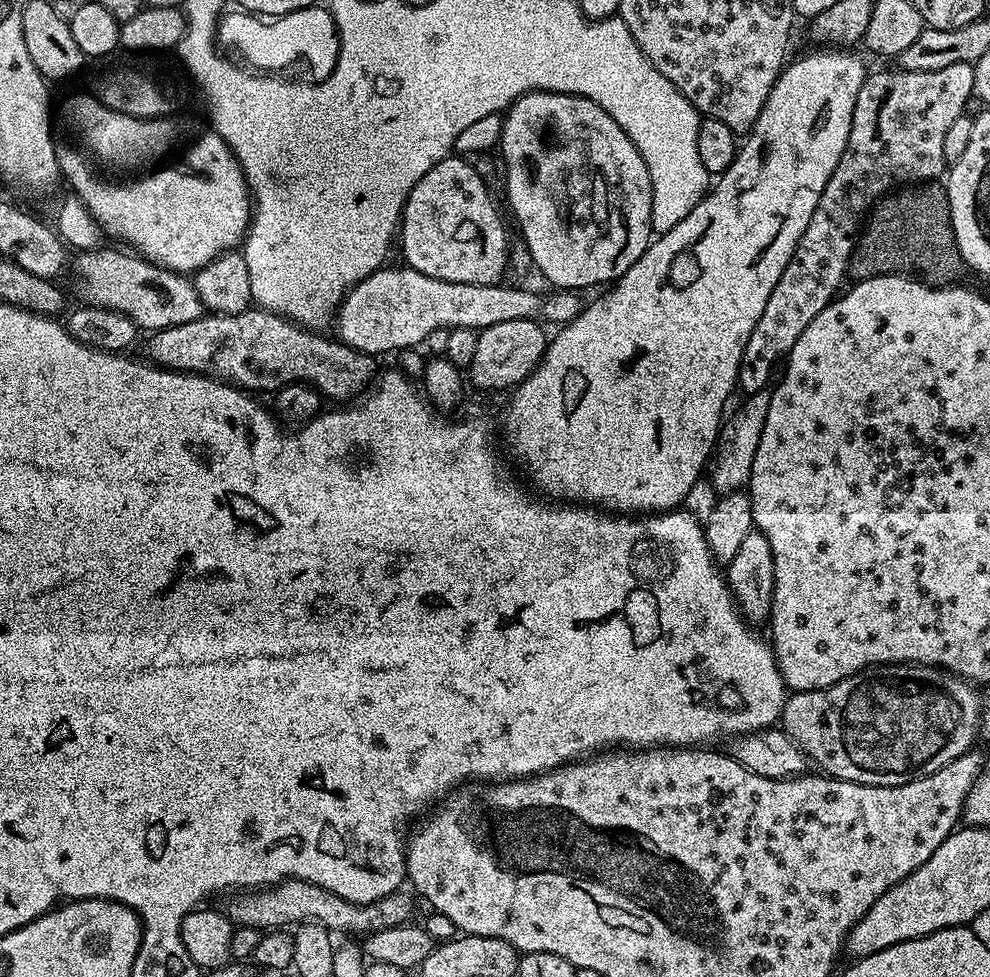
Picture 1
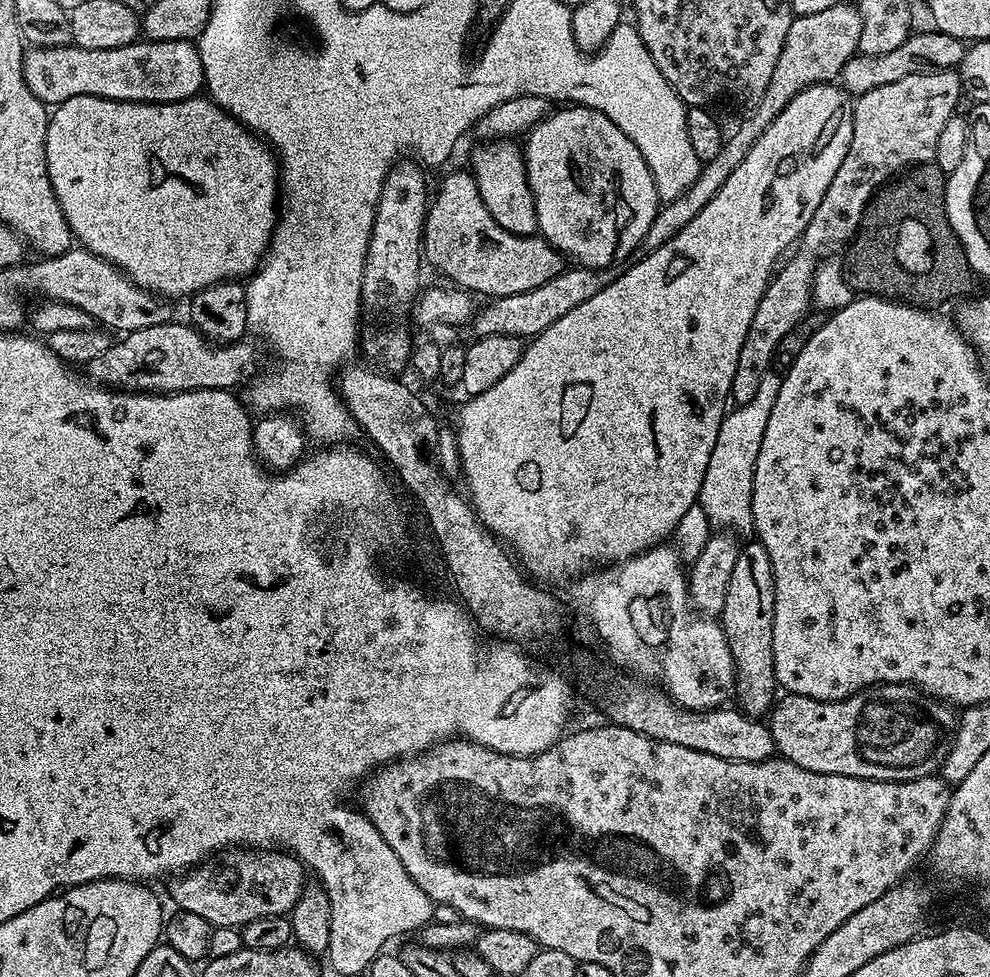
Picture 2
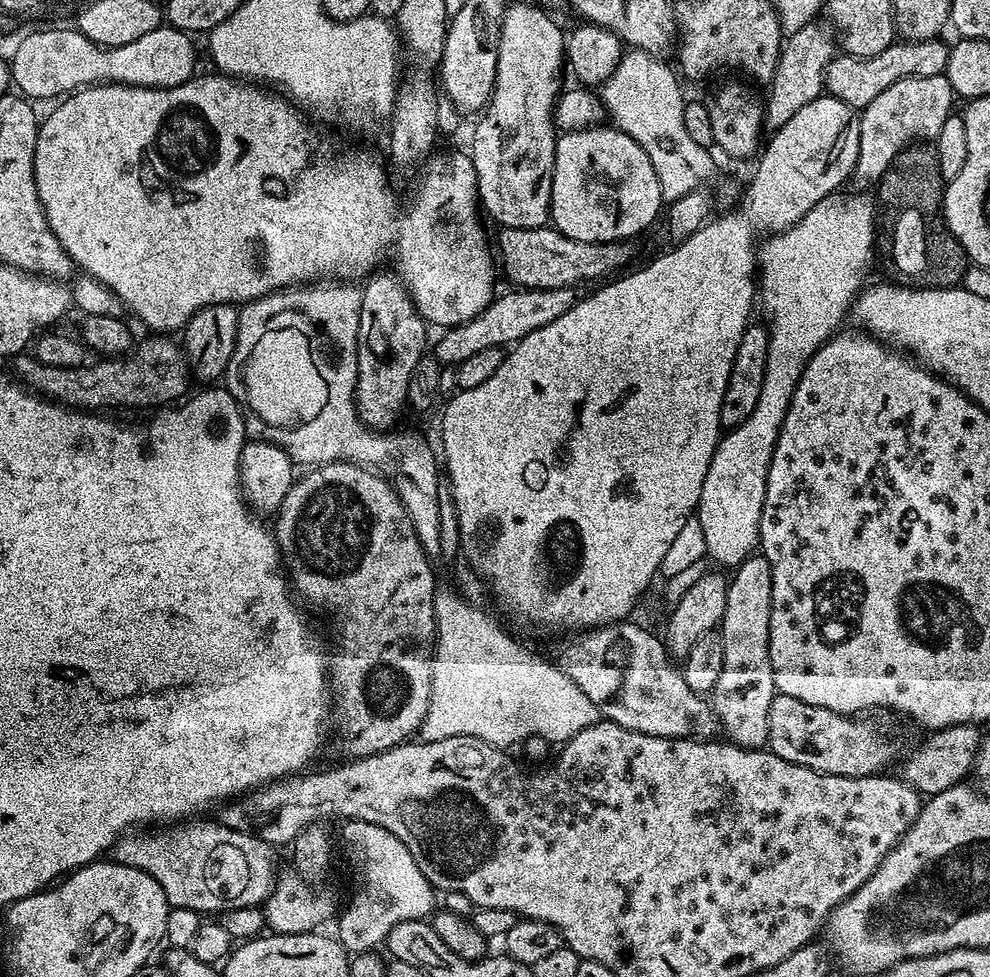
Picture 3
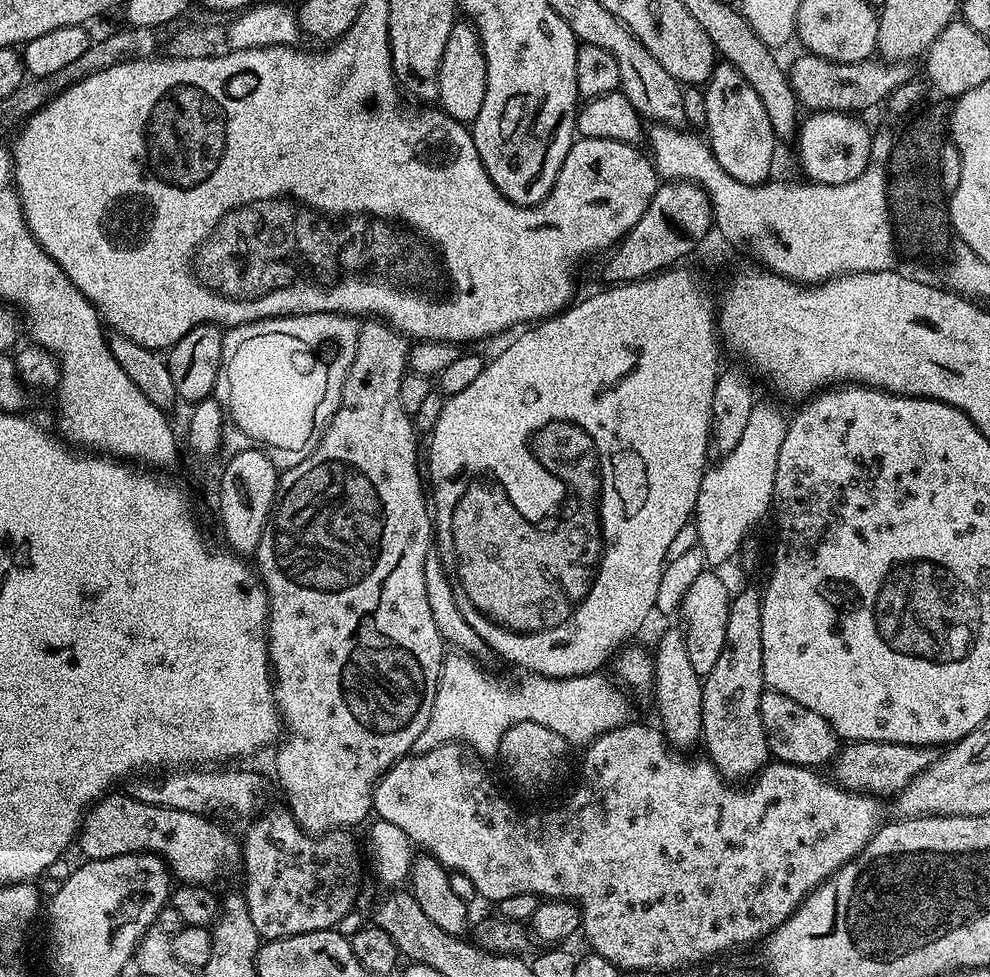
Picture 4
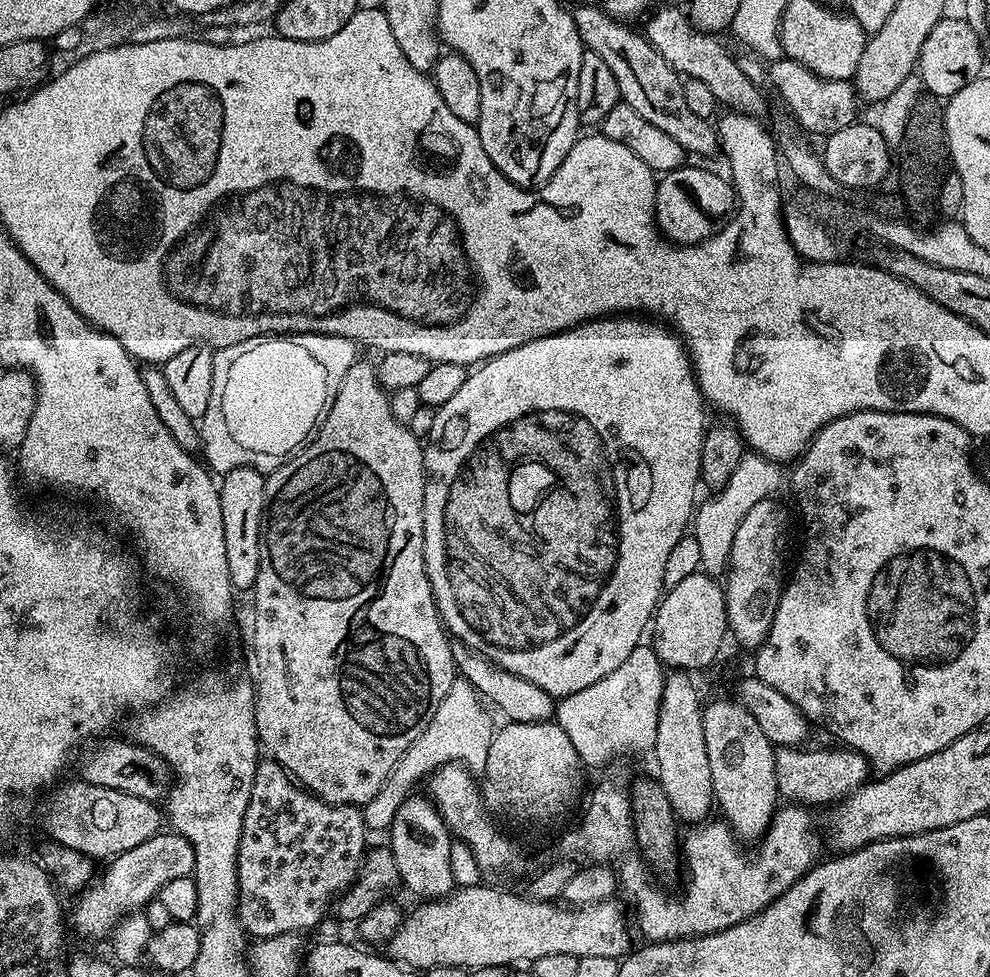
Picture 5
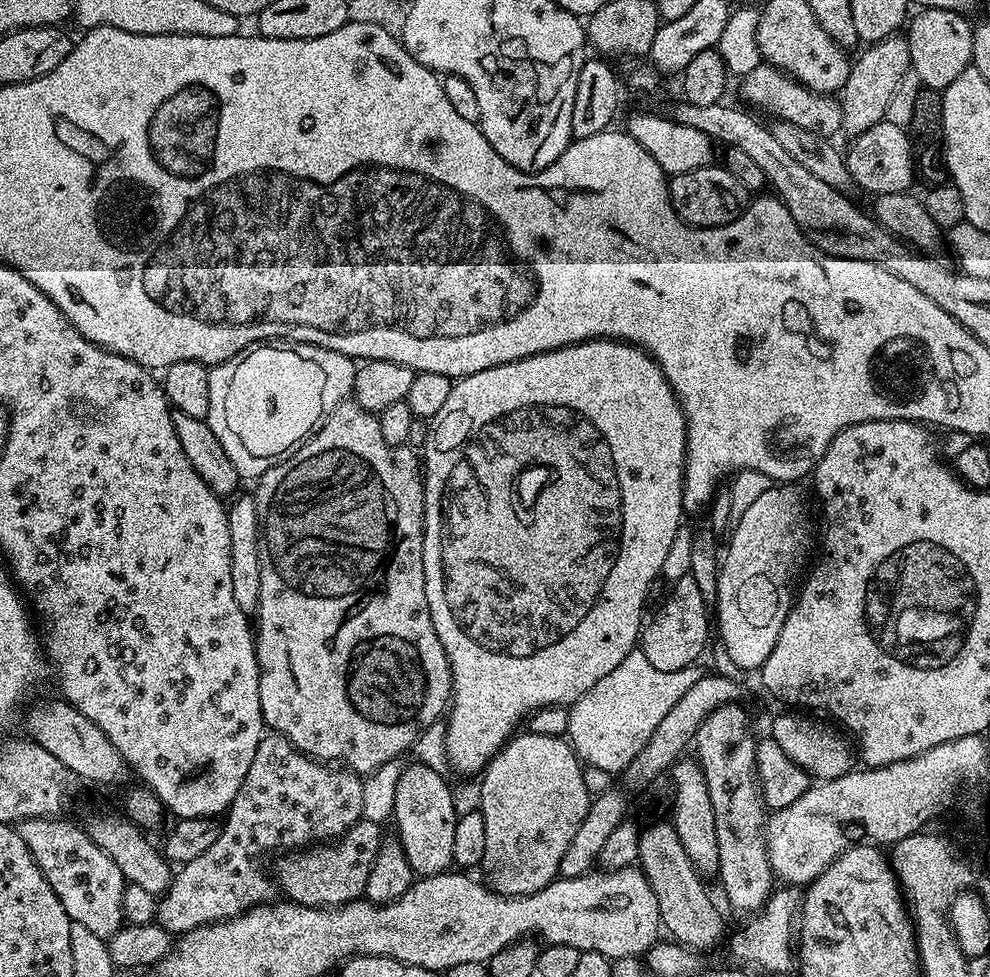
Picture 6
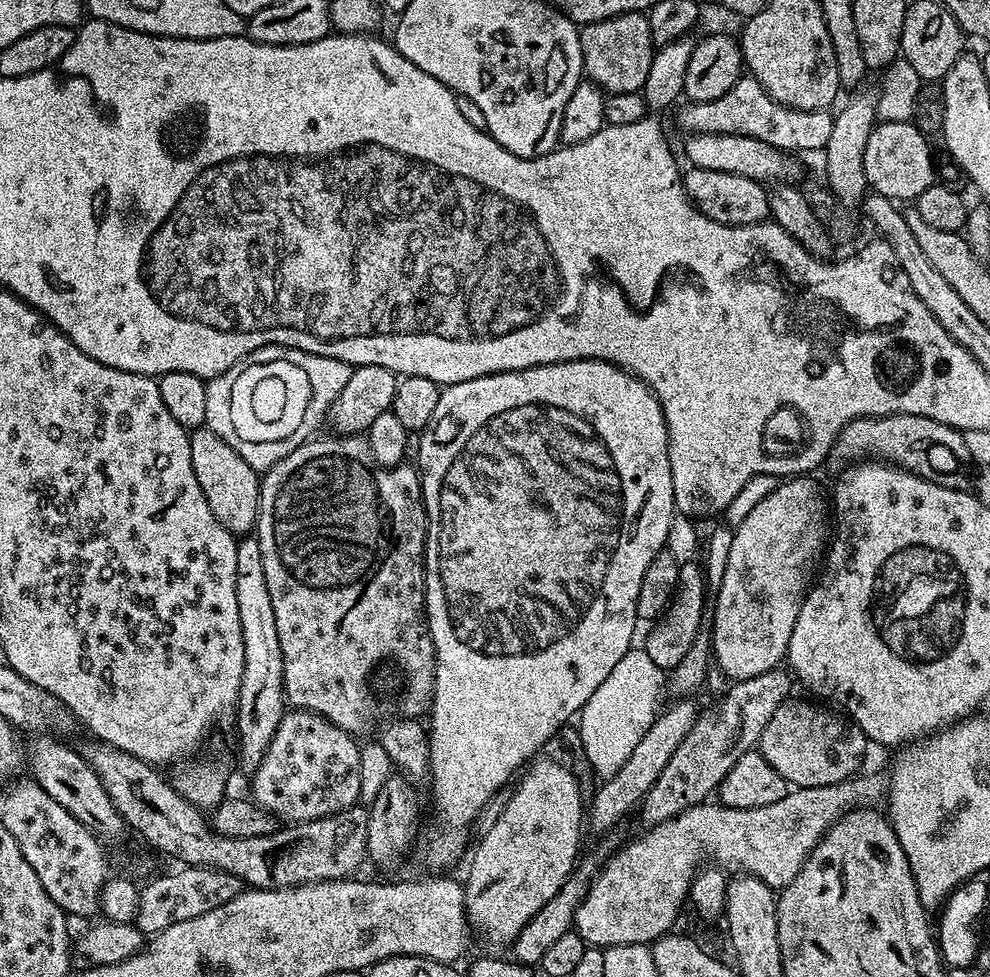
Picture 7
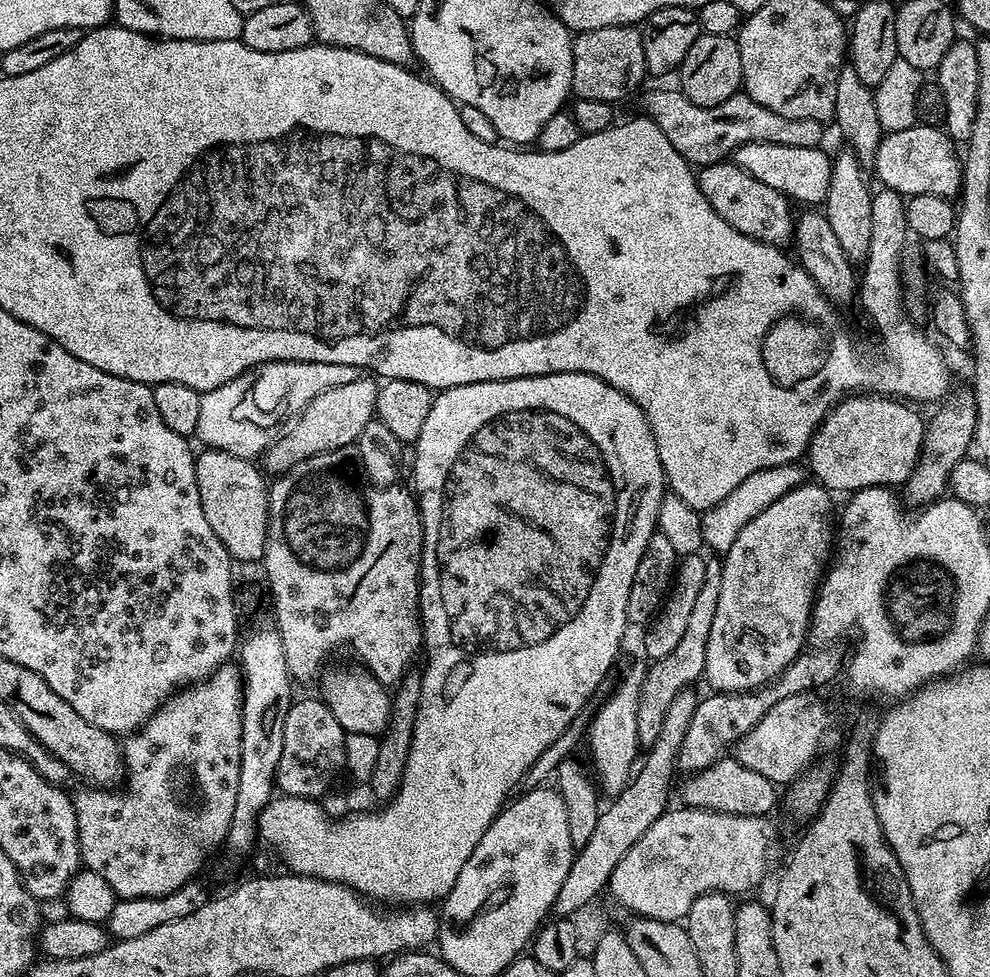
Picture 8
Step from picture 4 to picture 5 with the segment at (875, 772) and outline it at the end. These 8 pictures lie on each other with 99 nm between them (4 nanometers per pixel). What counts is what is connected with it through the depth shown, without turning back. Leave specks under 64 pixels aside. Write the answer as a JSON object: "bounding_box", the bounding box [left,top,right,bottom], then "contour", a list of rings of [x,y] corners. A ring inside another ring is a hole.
{"bounding_box":[775,746,870,806],"contour":[[[804,746],[775,749],[776,791],[785,801],[795,802],[801,806],[828,803],[831,805],[853,788],[860,788],[868,783],[870,761],[862,753],[855,752],[847,746],[836,746],[833,752],[828,748],[816,748],[813,752],[807,752],[806,749]]]}

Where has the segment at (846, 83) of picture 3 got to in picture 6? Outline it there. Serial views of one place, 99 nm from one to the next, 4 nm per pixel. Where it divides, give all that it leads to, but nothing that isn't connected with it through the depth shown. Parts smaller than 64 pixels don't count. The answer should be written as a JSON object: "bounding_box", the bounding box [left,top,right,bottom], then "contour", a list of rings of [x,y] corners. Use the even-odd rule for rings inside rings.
{"bounding_box":[739,62,842,138],"contour":[[[761,62],[754,66],[754,70],[750,70],[750,74],[746,74],[739,84],[741,94],[749,100],[747,103],[753,109],[761,108],[756,110],[765,117],[785,120],[794,126],[802,126],[802,130],[810,130],[814,134],[829,138],[835,137],[835,132],[839,133],[842,129],[842,106],[835,95],[810,90],[805,84],[798,83],[793,76],[787,76],[772,64]]]}

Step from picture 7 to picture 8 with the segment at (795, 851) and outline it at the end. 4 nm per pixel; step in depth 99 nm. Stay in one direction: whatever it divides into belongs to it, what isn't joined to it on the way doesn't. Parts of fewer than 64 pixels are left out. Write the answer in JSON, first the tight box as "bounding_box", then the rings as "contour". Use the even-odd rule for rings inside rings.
{"bounding_box":[607,806,776,922],"contour":[[[679,806],[673,810],[667,810],[662,813],[656,822],[640,838],[635,842],[634,846],[630,846],[630,850],[626,851],[625,857],[618,862],[613,870],[607,885],[607,895],[612,895],[626,911],[632,912],[633,917],[645,916],[651,920],[667,920],[669,922],[680,922],[685,919],[690,910],[690,906],[694,906],[694,902],[698,898],[702,898],[702,894],[707,892],[726,892],[729,894],[737,894],[736,892],[748,892],[751,888],[756,888],[768,876],[768,863],[772,860],[772,855],[776,852],[776,828],[771,824],[768,816],[743,816],[742,814],[722,814],[714,810],[706,810],[705,808],[690,808],[687,806]]]}

